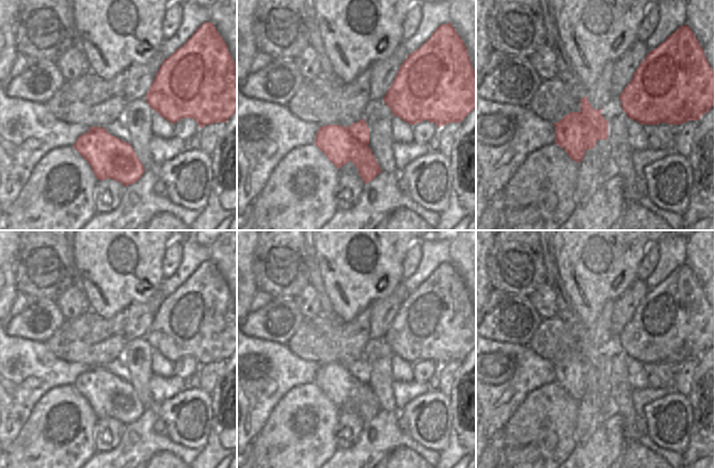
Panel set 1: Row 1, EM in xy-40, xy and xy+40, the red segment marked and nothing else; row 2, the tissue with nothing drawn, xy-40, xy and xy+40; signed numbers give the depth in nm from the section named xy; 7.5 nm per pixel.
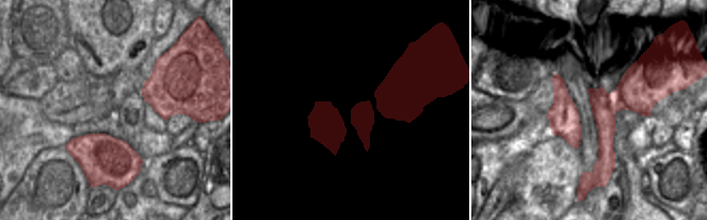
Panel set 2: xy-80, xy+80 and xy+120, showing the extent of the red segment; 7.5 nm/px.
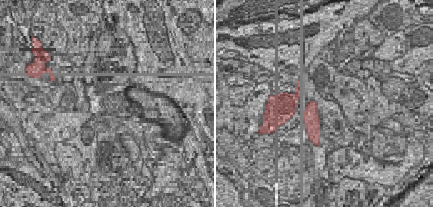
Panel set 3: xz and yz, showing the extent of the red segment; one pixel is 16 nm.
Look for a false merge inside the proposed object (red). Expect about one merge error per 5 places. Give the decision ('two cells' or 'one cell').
two cells

